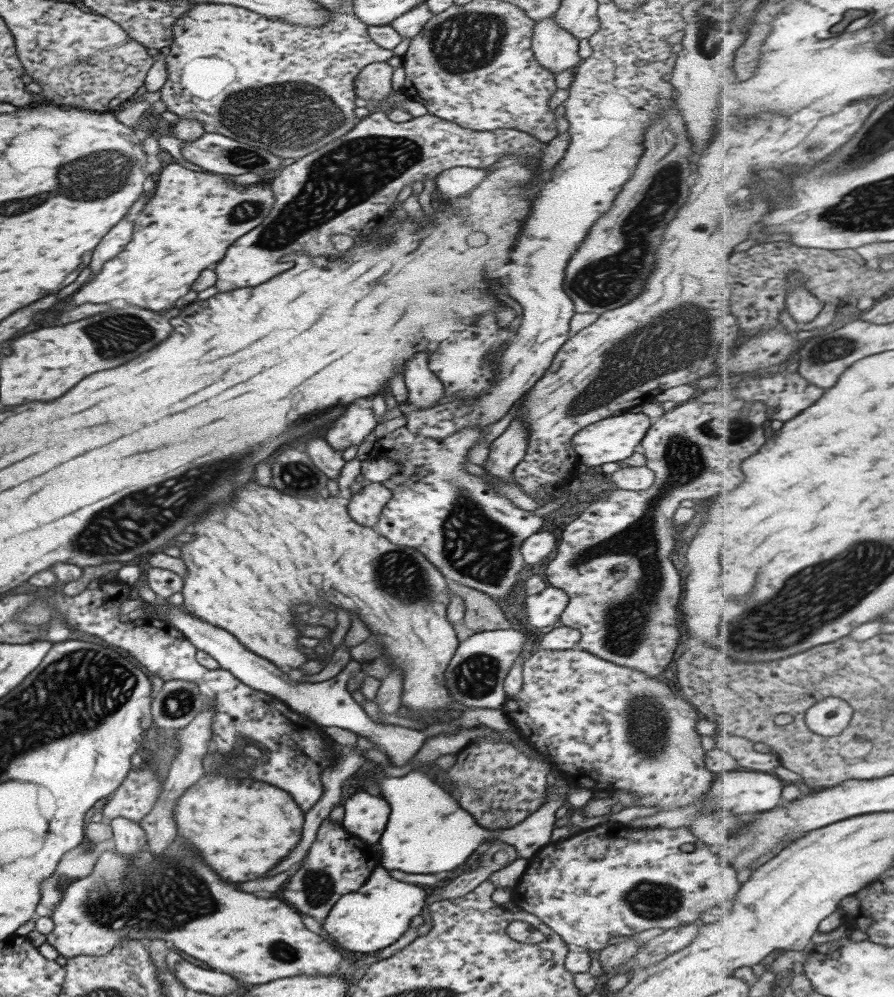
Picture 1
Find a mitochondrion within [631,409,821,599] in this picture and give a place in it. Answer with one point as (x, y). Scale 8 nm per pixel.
(739, 427)

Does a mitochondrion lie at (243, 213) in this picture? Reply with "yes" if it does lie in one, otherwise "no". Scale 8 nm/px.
yes

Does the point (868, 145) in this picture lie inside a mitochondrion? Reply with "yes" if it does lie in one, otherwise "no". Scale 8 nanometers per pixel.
yes

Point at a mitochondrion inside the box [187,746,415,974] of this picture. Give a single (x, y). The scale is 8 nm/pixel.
(317, 888)

